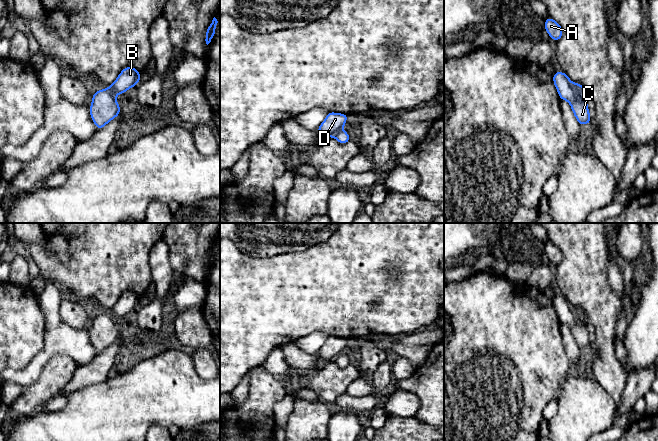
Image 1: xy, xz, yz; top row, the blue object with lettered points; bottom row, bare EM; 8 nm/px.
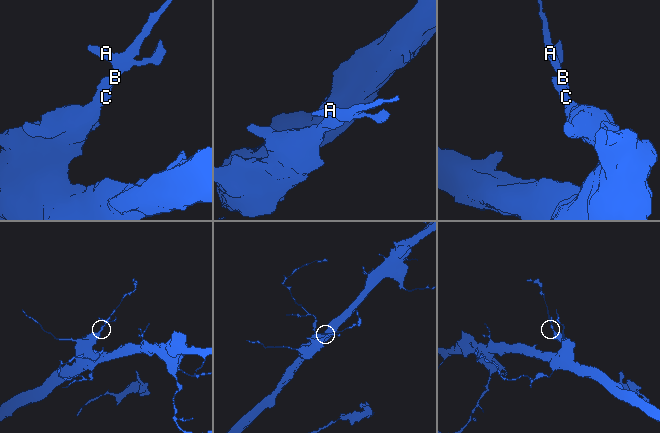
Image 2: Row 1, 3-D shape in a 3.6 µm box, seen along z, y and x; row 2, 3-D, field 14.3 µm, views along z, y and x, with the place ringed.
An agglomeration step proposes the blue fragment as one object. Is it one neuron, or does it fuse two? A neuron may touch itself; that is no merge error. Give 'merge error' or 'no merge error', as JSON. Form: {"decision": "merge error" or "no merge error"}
{"decision": "no merge error"}

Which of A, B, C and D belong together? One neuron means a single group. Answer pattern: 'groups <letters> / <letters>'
groups A B C D

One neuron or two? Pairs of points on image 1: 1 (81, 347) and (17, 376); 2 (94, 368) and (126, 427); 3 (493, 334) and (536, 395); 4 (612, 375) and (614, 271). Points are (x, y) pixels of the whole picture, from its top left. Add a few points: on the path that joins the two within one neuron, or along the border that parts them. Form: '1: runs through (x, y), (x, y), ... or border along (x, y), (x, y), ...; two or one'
1: runs through (65, 347), (53, 347), (33, 367); one
2: border along (108, 376), (102, 381), (84, 385), (79, 389); two
3: runs through (510, 342), (536, 368), (536, 378); one
4: border along (608, 267), (608, 283), (622, 301), (620, 313); two

